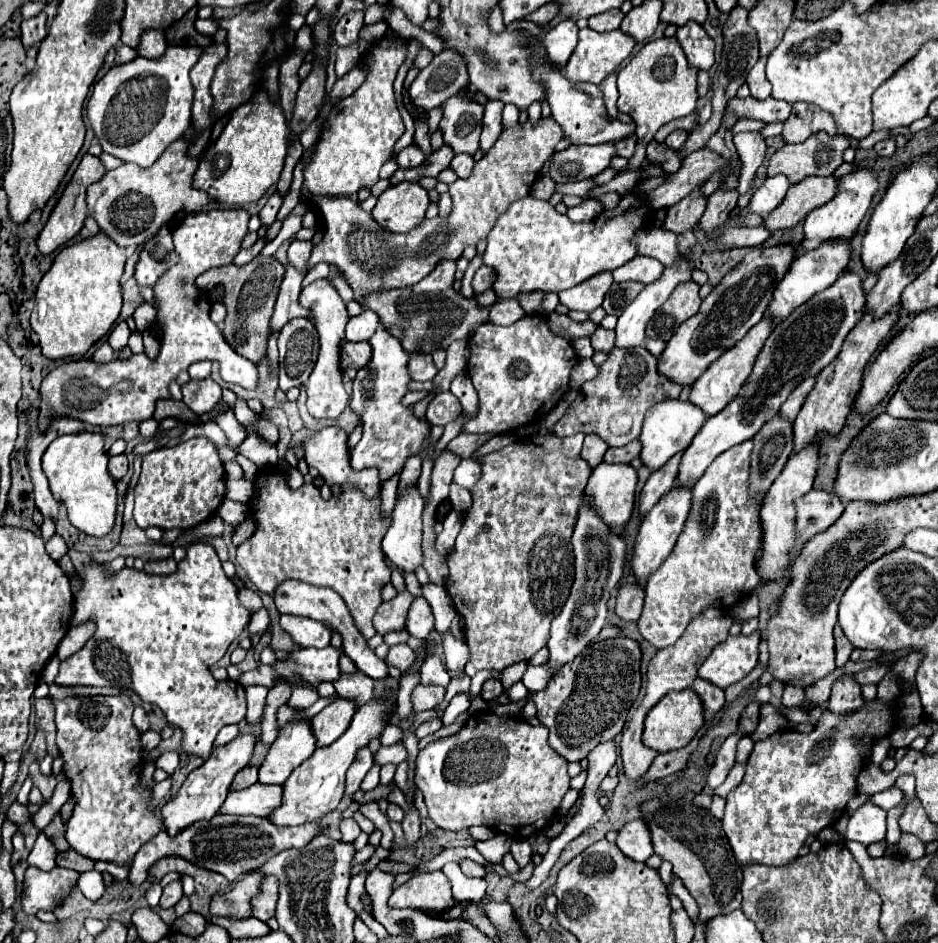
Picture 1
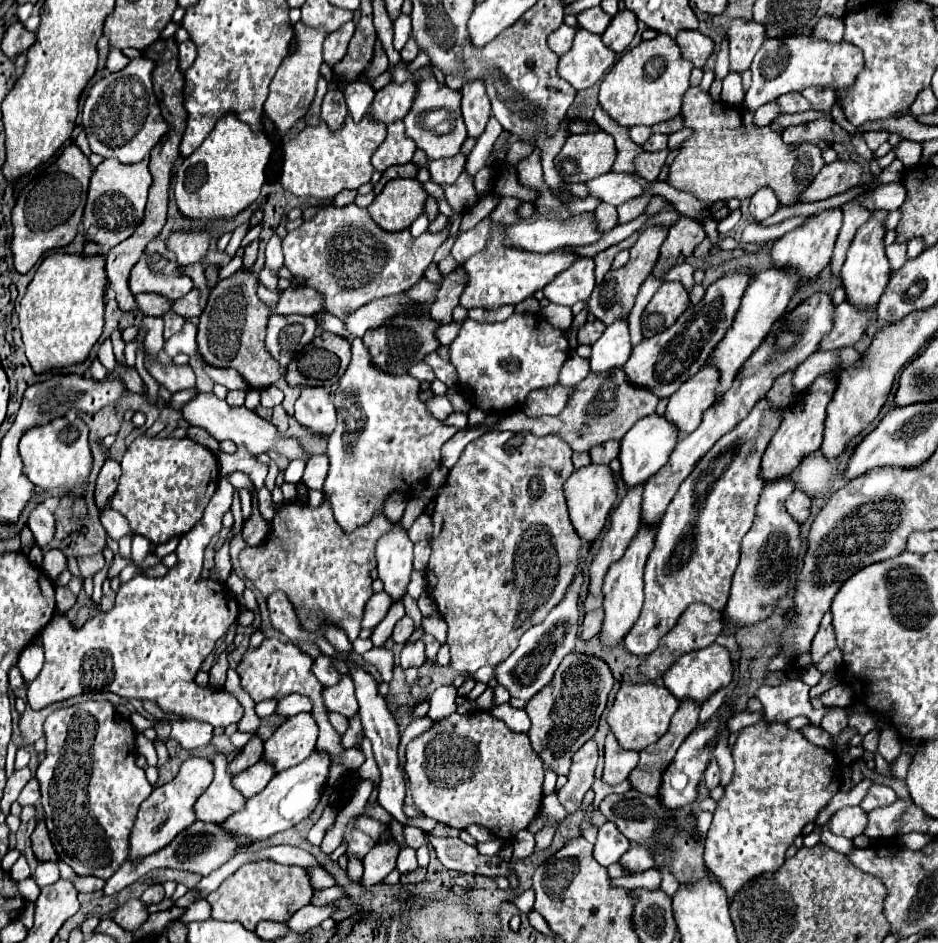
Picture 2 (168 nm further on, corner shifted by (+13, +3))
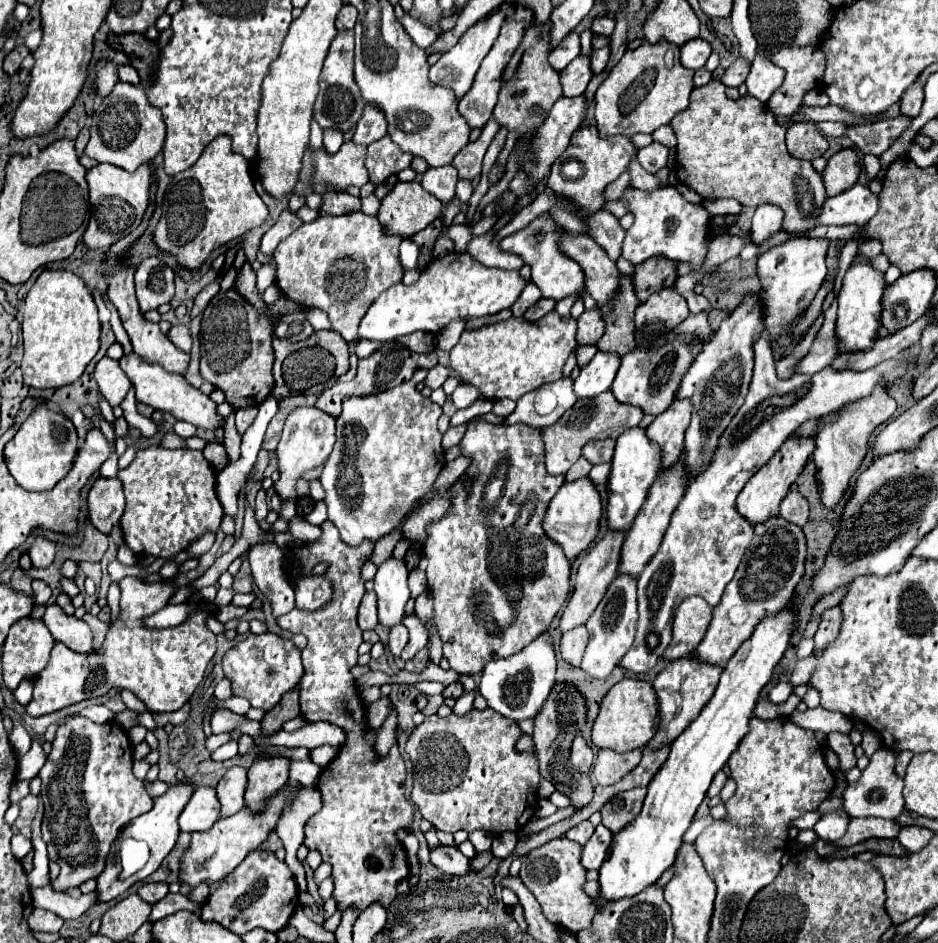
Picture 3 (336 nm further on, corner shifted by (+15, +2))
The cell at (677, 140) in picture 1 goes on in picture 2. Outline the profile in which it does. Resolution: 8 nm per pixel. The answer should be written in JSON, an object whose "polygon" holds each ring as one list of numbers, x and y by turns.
{"polygon":[[652,134,642,148,646,152,658,152,658,150,664,150,666,148,666,142,668,142,668,136,666,134]]}

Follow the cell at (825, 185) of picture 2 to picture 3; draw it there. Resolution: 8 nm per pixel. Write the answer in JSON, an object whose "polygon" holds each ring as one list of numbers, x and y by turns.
{"polygon":[[842,149,828,159,828,165,822,173,822,181,826,187,826,197,834,197,854,187,862,173,858,155,852,149]]}

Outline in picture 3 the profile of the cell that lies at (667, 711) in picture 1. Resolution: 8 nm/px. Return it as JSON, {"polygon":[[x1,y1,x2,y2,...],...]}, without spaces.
{"polygon":[[622,679,618,681,600,703,600,713,592,727,592,741,602,749,612,749,616,753,642,749,660,729,660,711,656,701,656,691,648,681]]}

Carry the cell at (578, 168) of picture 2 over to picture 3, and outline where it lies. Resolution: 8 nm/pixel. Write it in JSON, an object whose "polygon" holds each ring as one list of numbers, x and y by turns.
{"polygon":[[580,127,572,135,568,149,552,165,548,187,552,191,556,191,558,195,564,195,572,203,576,203,580,213,584,213,584,215,594,213,604,205,604,199,602,199,604,187,610,181,614,181,616,177,620,177,620,173,624,173,634,151,636,151,636,147,624,135,622,137,616,137,616,135,600,137,596,127]]}

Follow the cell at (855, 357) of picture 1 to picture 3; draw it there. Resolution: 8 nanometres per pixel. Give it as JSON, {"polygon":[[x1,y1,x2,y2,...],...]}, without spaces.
{"polygon":[[790,435,780,445,780,449,770,457,770,461,762,469,758,469,754,473,754,477,740,491,738,503,736,503,740,515,744,515,750,523,762,523,770,515,778,515,780,501,786,497,790,485,798,479,798,475,804,469,804,465,808,461,808,457,812,455,812,451,814,451,814,437,798,437,798,435,794,437,794,435]]}

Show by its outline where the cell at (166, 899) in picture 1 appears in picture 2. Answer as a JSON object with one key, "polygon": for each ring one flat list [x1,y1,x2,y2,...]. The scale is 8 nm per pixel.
{"polygon":[[160,884,150,886,144,894,142,894,142,902,144,904,158,904,164,898,164,888]]}

